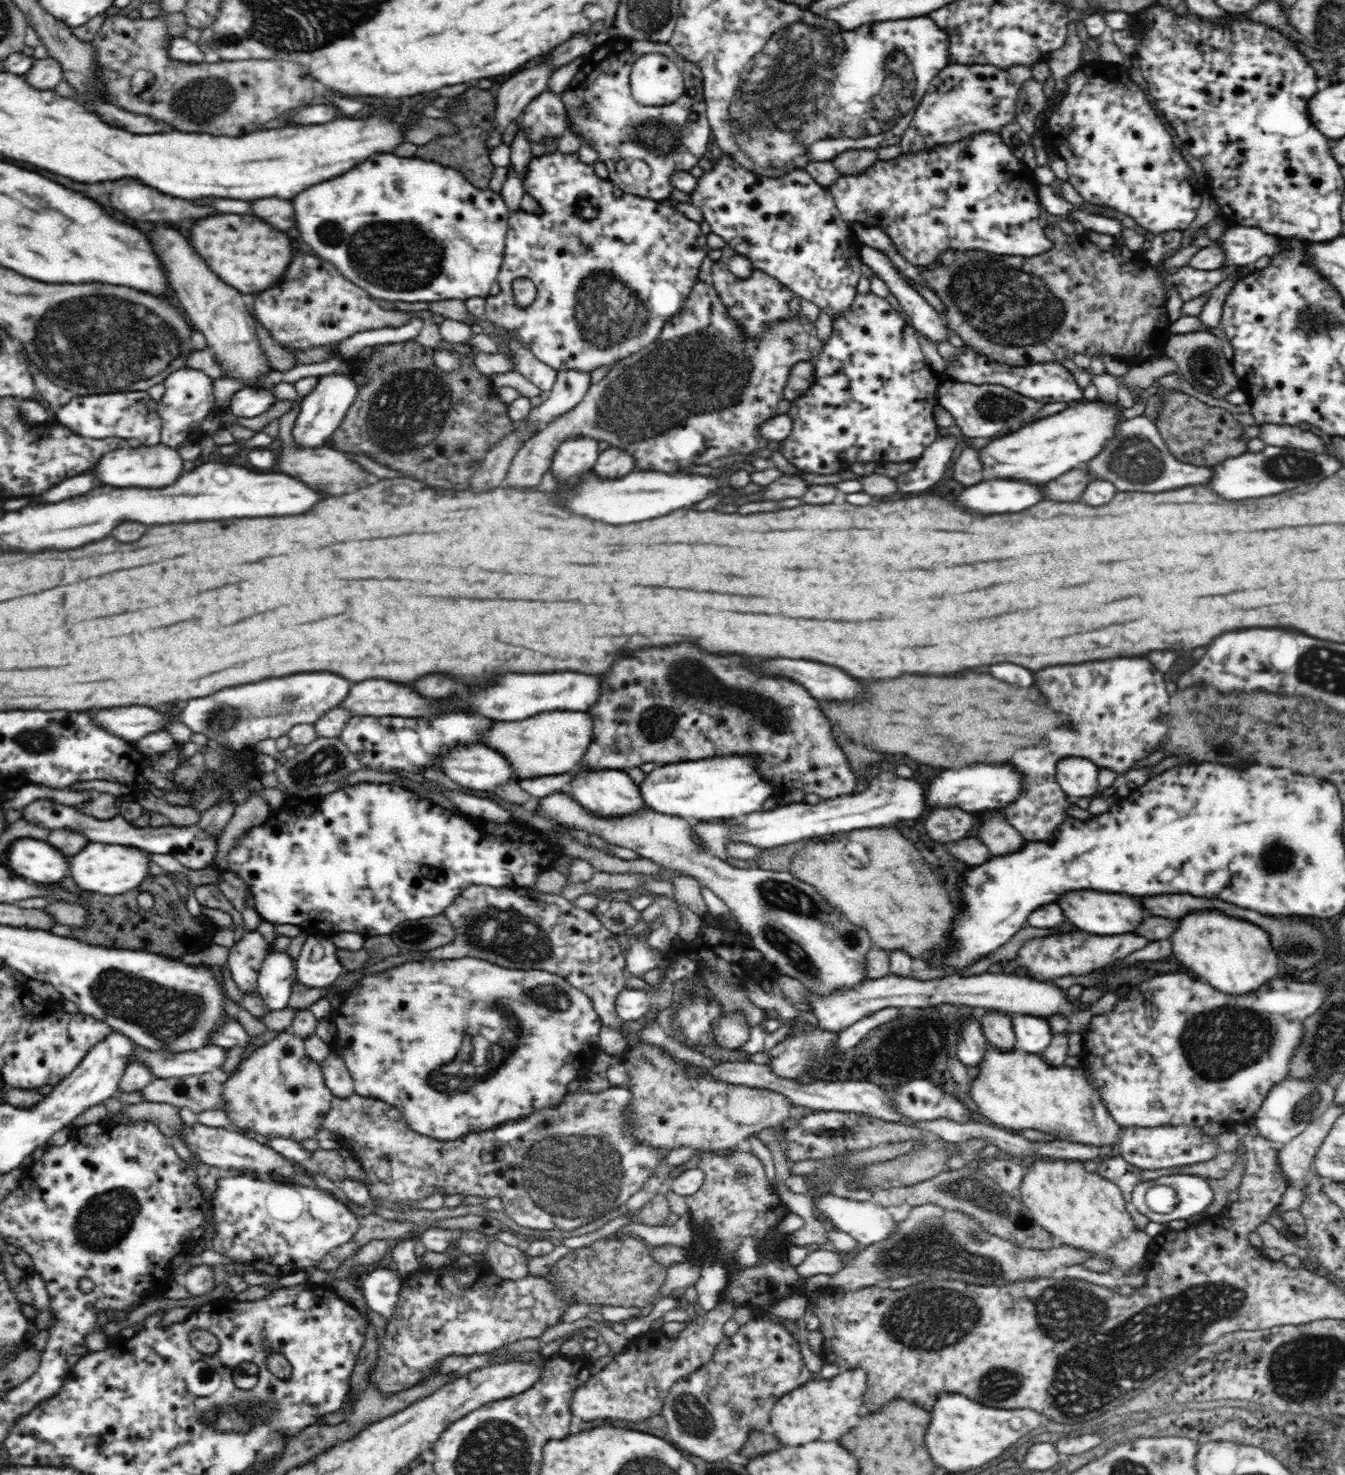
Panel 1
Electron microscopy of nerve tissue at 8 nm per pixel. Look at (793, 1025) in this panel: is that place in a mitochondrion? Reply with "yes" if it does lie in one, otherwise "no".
no

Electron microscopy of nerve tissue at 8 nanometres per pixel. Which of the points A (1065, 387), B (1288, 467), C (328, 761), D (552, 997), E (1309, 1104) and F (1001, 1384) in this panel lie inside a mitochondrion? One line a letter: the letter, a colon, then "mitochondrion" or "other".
A: other
B: mitochondrion
C: mitochondrion
D: mitochondrion
E: mitochondrion
F: mitochondrion

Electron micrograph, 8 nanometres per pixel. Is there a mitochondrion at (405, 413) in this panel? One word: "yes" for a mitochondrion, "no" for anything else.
yes

